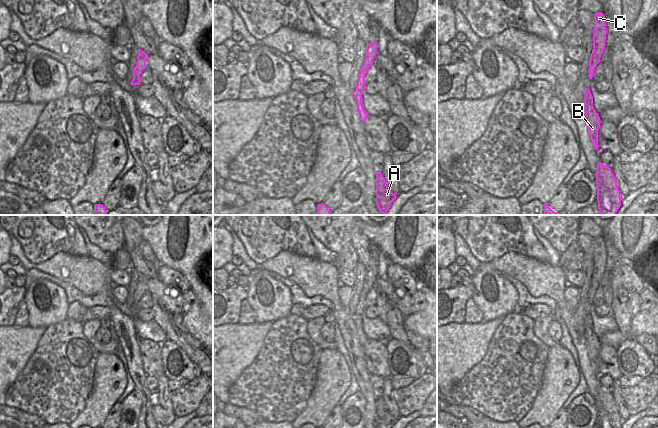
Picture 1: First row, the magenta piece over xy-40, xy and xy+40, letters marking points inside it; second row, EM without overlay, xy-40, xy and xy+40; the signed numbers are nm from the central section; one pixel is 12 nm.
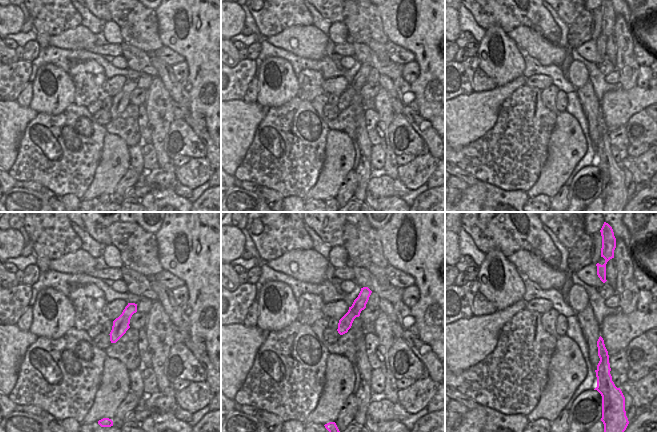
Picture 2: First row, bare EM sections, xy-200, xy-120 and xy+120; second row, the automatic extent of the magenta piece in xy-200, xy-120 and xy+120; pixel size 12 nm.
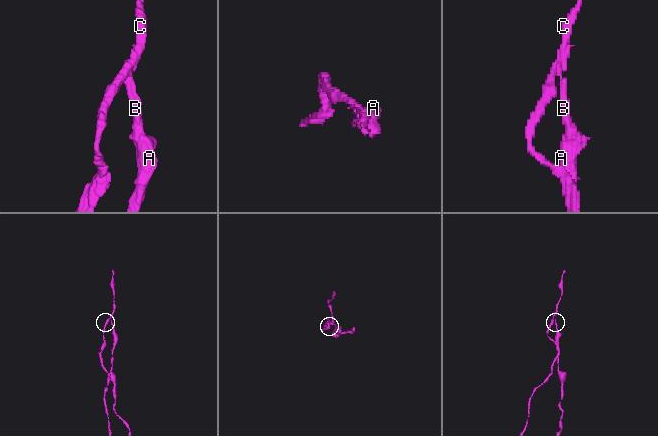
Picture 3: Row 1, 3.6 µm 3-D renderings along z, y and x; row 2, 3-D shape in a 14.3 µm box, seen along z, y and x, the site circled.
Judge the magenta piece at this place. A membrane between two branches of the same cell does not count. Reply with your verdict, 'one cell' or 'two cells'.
two cells

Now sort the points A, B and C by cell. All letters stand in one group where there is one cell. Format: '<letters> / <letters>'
A B / C

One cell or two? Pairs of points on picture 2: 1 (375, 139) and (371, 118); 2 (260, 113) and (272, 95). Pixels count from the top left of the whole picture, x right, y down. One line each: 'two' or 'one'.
1: one
2: two

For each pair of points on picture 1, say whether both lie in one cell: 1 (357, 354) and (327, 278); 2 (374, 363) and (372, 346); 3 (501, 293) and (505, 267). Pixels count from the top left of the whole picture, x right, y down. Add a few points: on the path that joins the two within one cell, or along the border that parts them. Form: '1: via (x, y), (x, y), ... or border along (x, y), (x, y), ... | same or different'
1: via (350, 335), (333, 297) | same
2: via (374, 359), (373, 350) | same
3: border along (489, 262), (502, 274) | different

